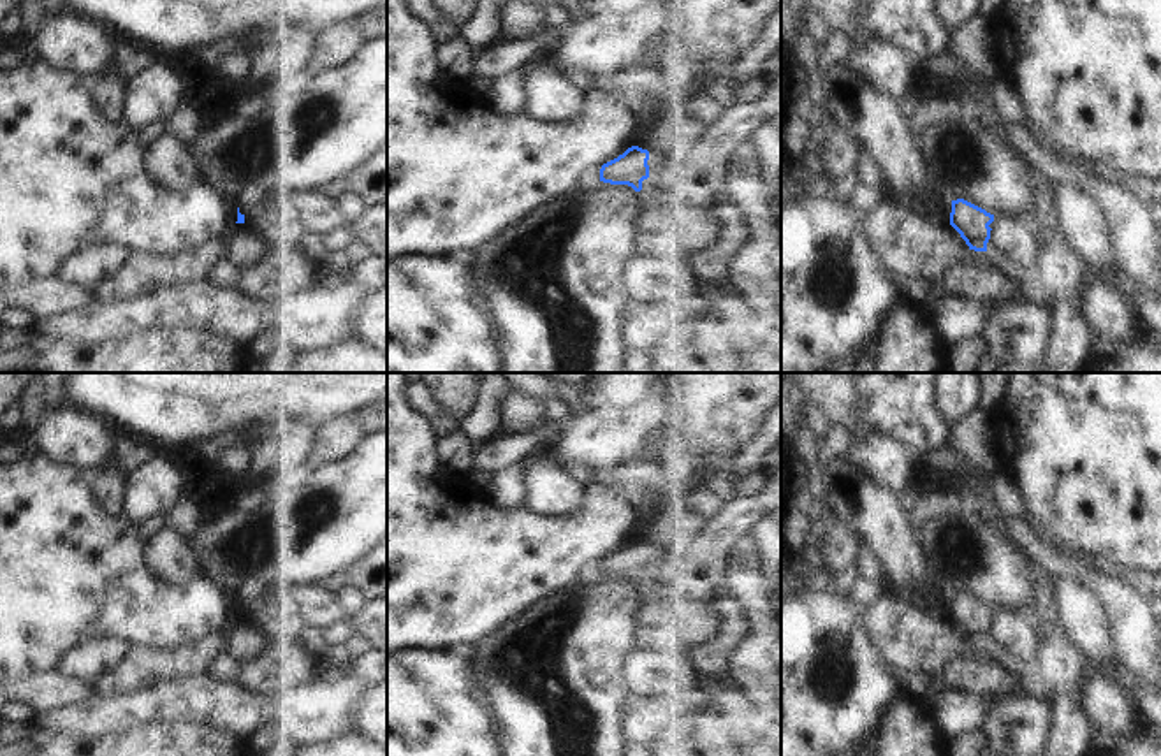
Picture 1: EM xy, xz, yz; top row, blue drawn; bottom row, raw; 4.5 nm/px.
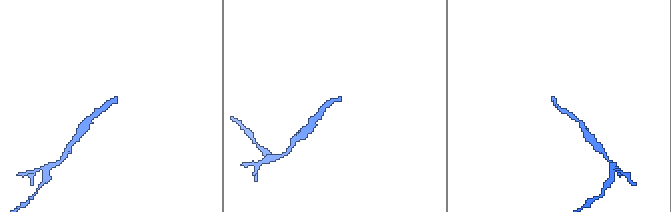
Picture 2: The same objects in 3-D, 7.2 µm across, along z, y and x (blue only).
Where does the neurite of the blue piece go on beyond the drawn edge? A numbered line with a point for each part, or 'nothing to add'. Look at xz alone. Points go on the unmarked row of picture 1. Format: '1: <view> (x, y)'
1: xz (697, 575)

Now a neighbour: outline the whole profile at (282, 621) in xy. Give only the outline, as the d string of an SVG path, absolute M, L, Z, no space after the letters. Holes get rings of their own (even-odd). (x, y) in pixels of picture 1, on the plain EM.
M248 587L237 600L245 617L266 633L267 642L311 640L313 633L303 608L292 598L283 601L280 591L276 587Z

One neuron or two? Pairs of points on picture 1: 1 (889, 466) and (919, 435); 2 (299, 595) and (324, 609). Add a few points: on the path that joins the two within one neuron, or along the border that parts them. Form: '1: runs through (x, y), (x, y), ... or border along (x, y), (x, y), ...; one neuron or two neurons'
1: border along (875, 429), (892, 435), (917, 459); two neurons
2: runs through (305, 595), (319, 603); one neuron

